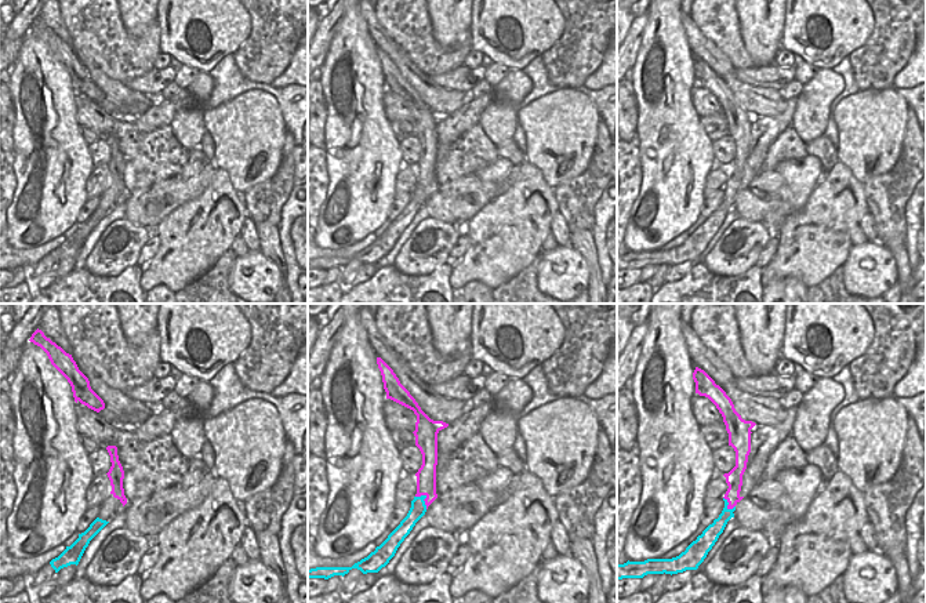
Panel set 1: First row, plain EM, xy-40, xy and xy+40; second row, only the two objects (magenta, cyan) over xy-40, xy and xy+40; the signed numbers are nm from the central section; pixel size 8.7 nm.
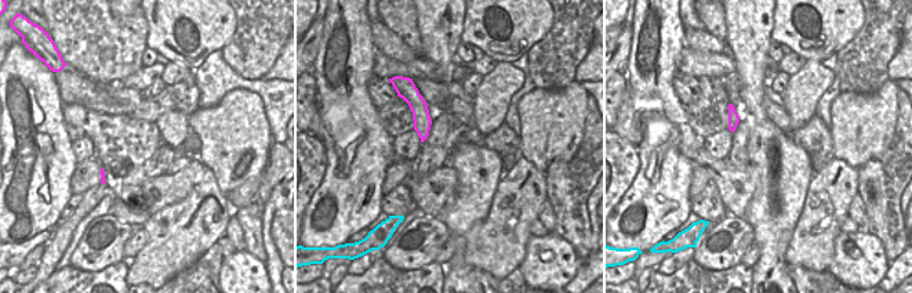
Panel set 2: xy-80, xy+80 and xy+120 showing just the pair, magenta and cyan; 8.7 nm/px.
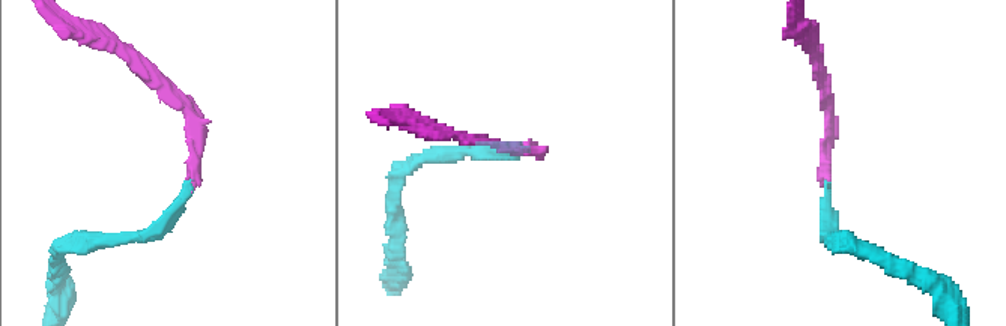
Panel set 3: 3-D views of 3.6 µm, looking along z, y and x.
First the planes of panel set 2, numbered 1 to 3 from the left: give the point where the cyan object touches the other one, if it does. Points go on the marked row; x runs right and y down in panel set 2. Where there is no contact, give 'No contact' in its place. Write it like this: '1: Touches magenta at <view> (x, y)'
1: No contact
2: No contact
3: No contact

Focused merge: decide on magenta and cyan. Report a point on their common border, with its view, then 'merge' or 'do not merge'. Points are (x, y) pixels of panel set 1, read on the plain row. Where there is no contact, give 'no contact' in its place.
xy (425, 189) | do not merge

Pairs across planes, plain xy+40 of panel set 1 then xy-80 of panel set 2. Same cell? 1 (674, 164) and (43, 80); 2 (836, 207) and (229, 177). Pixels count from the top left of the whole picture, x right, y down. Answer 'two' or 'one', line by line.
1: one
2: two

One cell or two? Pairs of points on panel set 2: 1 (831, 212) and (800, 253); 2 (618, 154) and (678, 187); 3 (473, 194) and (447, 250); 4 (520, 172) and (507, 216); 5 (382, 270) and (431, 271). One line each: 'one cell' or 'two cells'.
1: one cell
2: two cells
3: two cells
4: one cell
5: one cell

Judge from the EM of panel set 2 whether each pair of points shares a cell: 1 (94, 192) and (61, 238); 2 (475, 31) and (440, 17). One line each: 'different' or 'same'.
1: same
2: different

